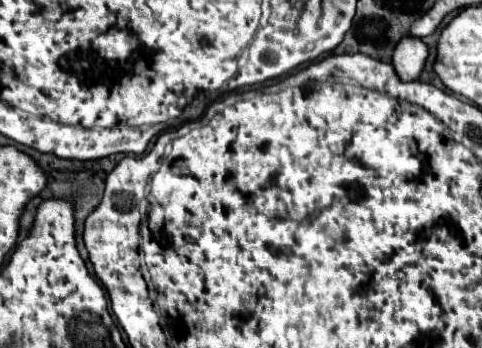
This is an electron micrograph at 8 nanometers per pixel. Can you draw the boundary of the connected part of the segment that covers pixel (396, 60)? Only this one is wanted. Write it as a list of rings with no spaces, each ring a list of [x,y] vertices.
[[[403,38],[401,42],[397,42],[393,50],[391,64],[399,74],[399,78],[403,82],[409,82],[419,78],[427,56],[429,56],[429,50],[419,38]]]

